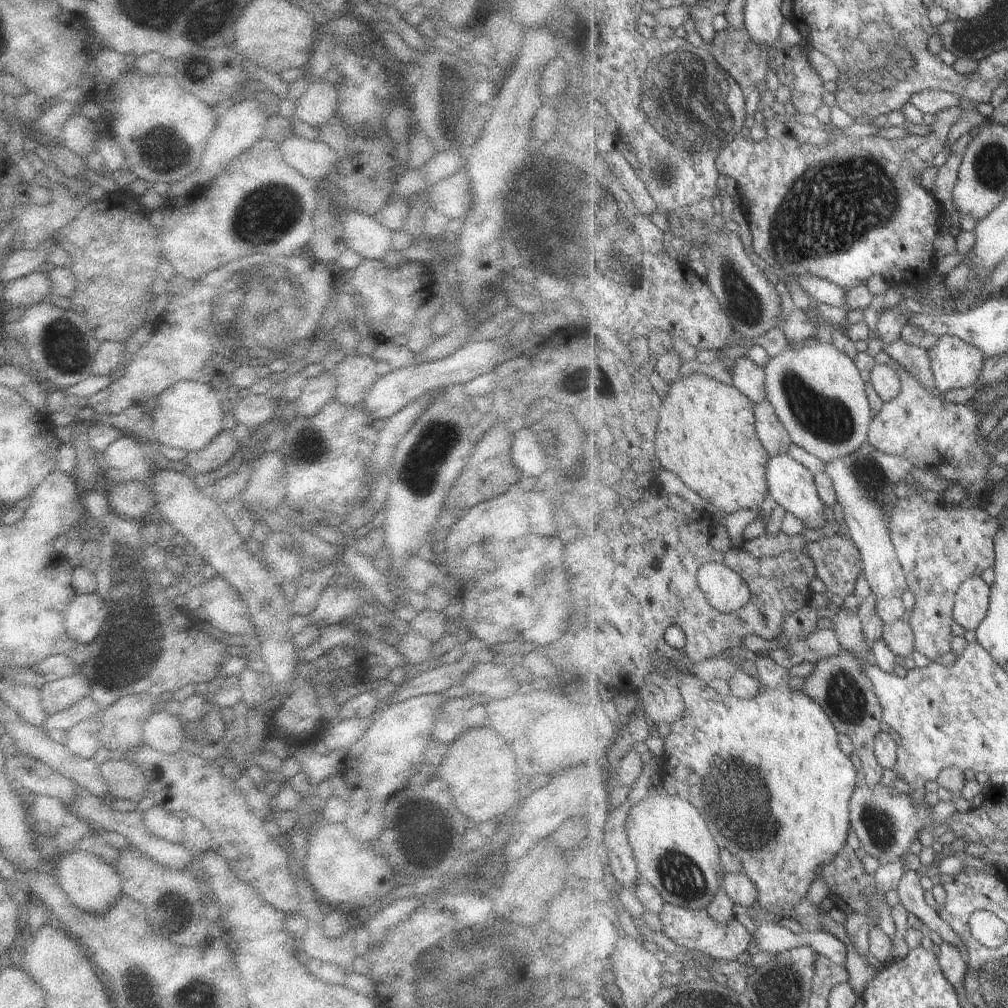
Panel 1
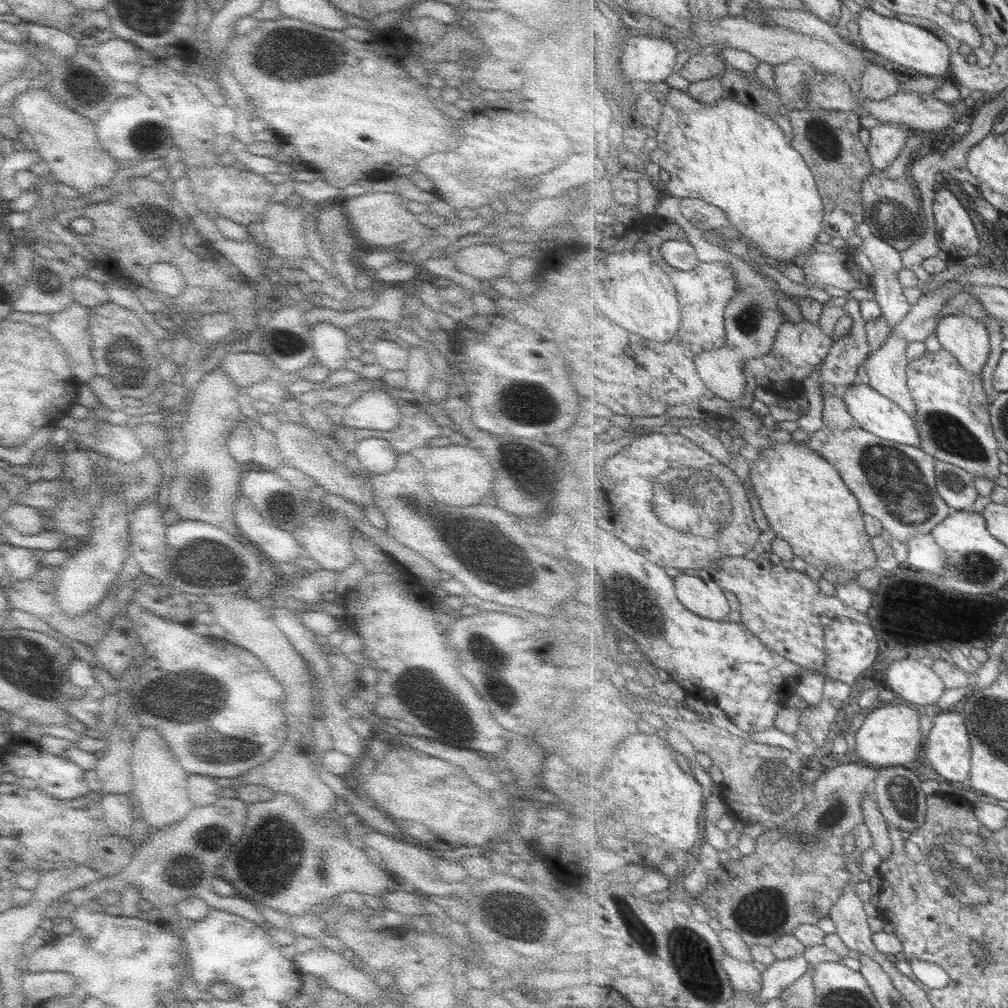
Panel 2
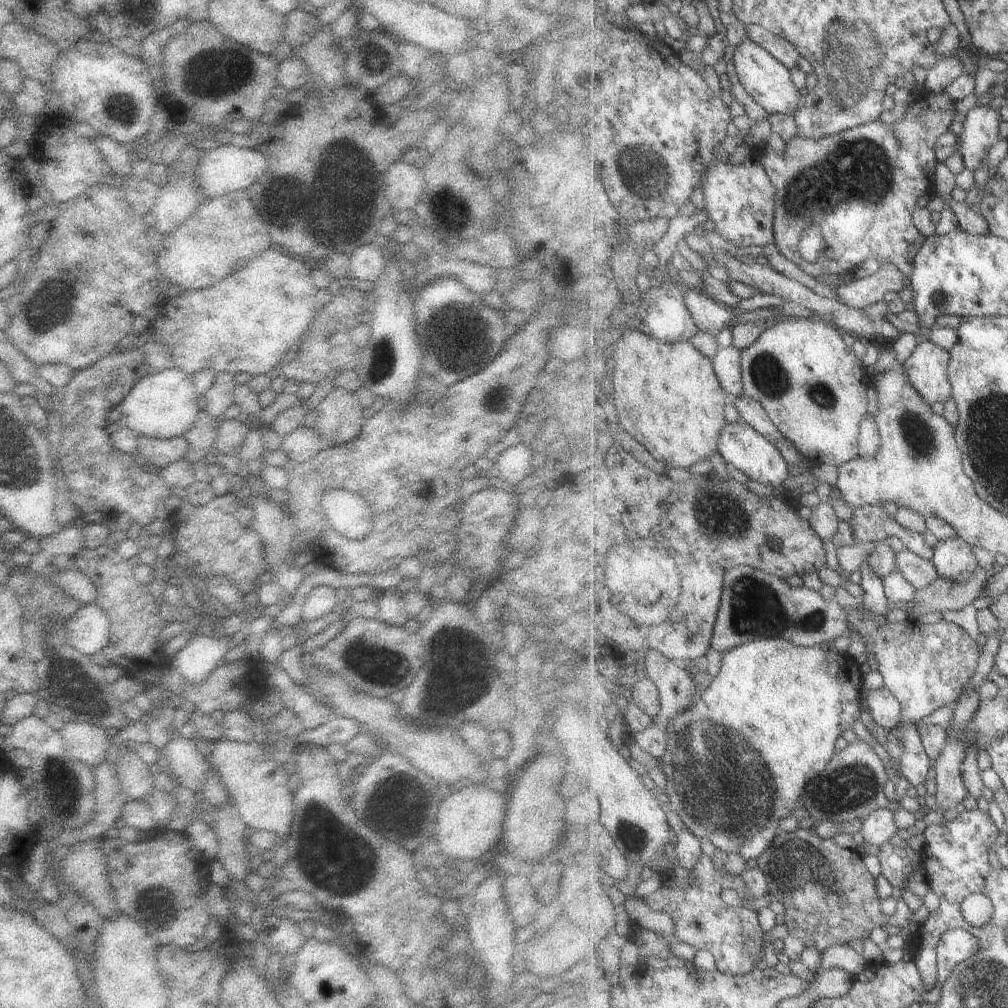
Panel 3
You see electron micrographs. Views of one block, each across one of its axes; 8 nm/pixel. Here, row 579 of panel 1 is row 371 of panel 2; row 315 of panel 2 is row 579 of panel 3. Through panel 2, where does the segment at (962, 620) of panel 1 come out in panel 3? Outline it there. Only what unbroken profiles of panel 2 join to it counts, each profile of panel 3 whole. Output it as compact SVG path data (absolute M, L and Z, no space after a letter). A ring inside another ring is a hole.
M959 536L940 540L934 548L932 561L941 578L955 582L973 578L971 574L979 568L974 546Z

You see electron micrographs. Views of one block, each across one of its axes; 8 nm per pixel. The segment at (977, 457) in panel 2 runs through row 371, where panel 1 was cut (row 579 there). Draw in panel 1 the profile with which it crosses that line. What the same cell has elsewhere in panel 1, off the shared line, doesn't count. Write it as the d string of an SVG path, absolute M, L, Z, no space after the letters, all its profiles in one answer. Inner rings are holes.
M915 492L899 498L885 520L898 560L906 573L908 588L916 598L909 619L915 636L915 652L924 654L931 661L937 660L941 654L952 650L957 590L971 576L981 576L995 565L999 518L979 506L967 509L959 505L928 504Z

